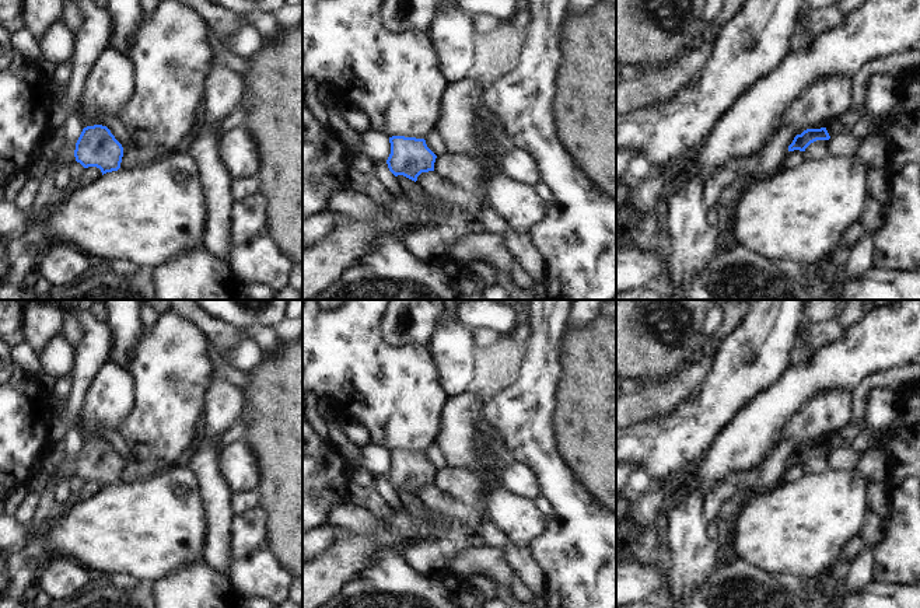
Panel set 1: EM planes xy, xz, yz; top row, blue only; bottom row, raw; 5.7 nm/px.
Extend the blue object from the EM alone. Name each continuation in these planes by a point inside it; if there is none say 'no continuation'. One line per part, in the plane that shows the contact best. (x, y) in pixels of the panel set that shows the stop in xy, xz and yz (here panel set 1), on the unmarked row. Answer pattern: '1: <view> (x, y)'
no continuation

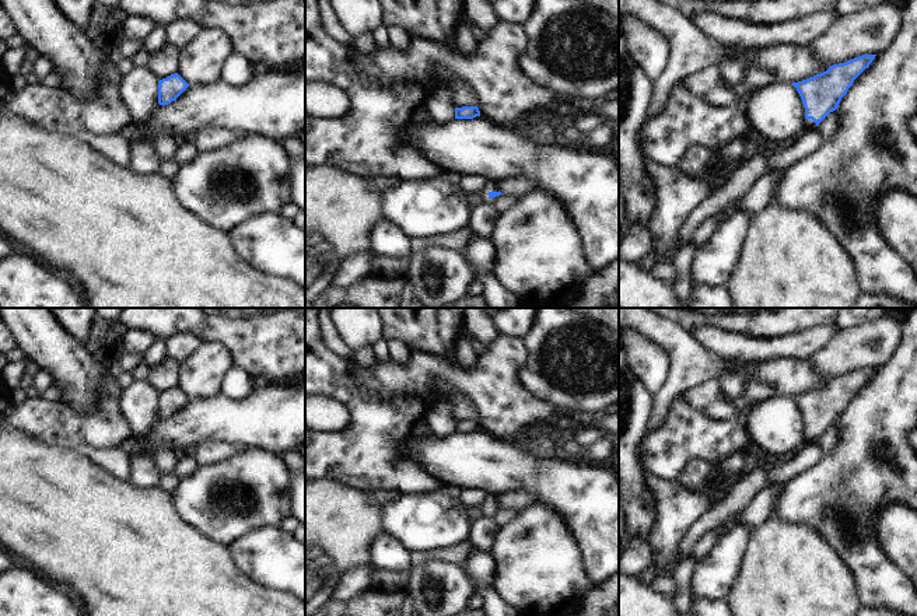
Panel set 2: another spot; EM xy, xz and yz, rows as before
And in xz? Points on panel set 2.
1: xz (518, 499)

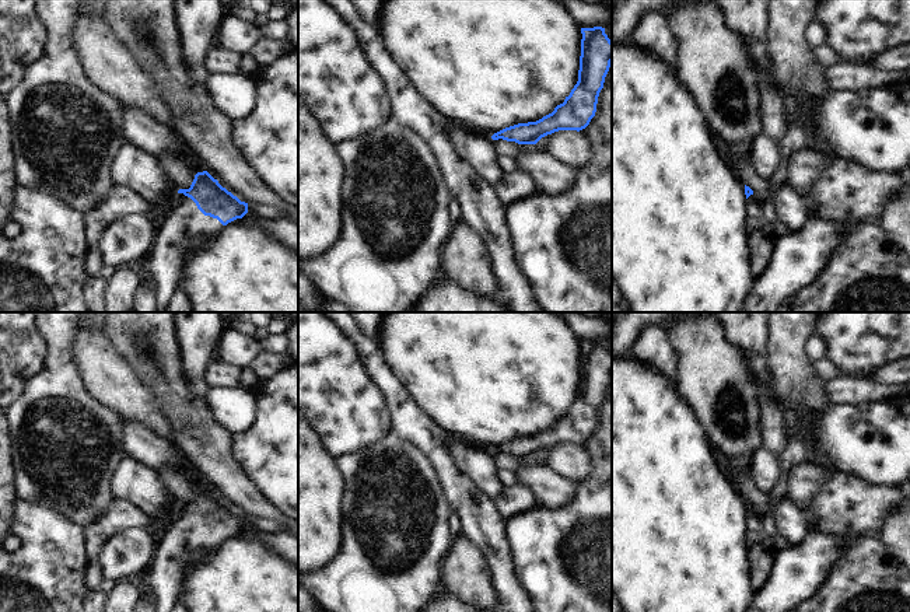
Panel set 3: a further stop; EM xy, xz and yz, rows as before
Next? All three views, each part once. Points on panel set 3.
1: xy (184, 542)

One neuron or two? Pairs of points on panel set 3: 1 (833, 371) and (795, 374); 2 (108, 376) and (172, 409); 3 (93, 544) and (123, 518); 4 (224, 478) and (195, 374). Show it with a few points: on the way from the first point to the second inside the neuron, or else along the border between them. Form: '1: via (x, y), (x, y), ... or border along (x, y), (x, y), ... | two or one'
1: border along (812, 357), (811, 367), (825, 380) | two
2: border along (133, 374), (151, 397), (167, 425), (167, 430) | two
3: via (100, 535), (115, 520) | one
4: border along (182, 366), (186, 383), (202, 397) | two

